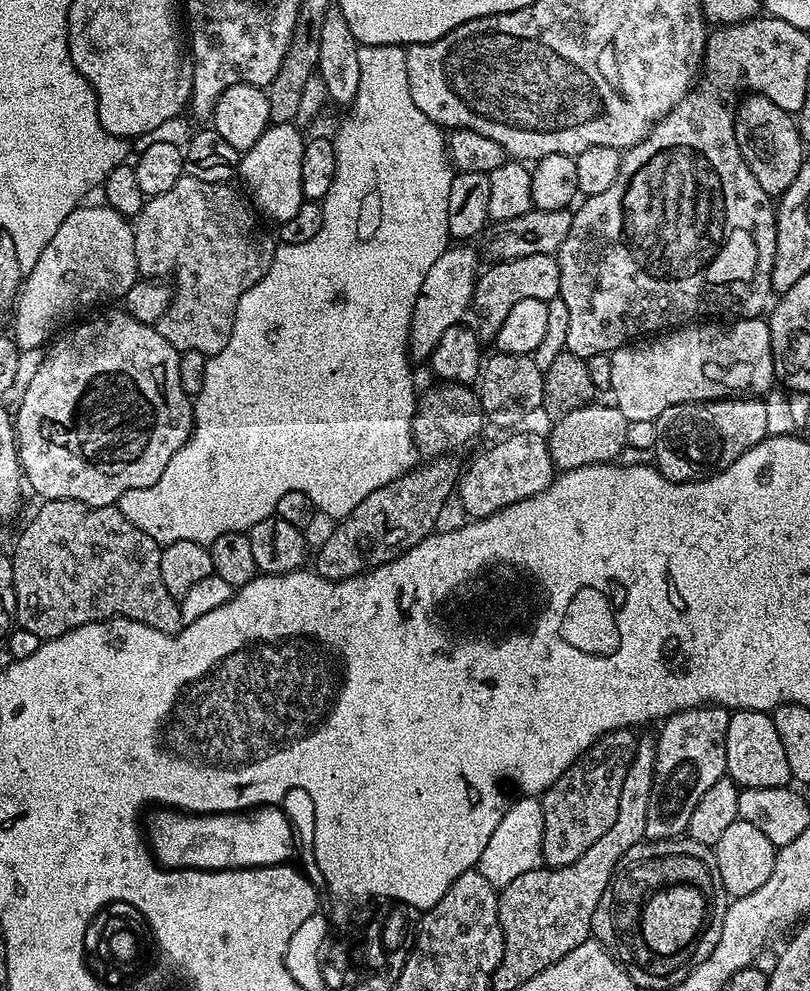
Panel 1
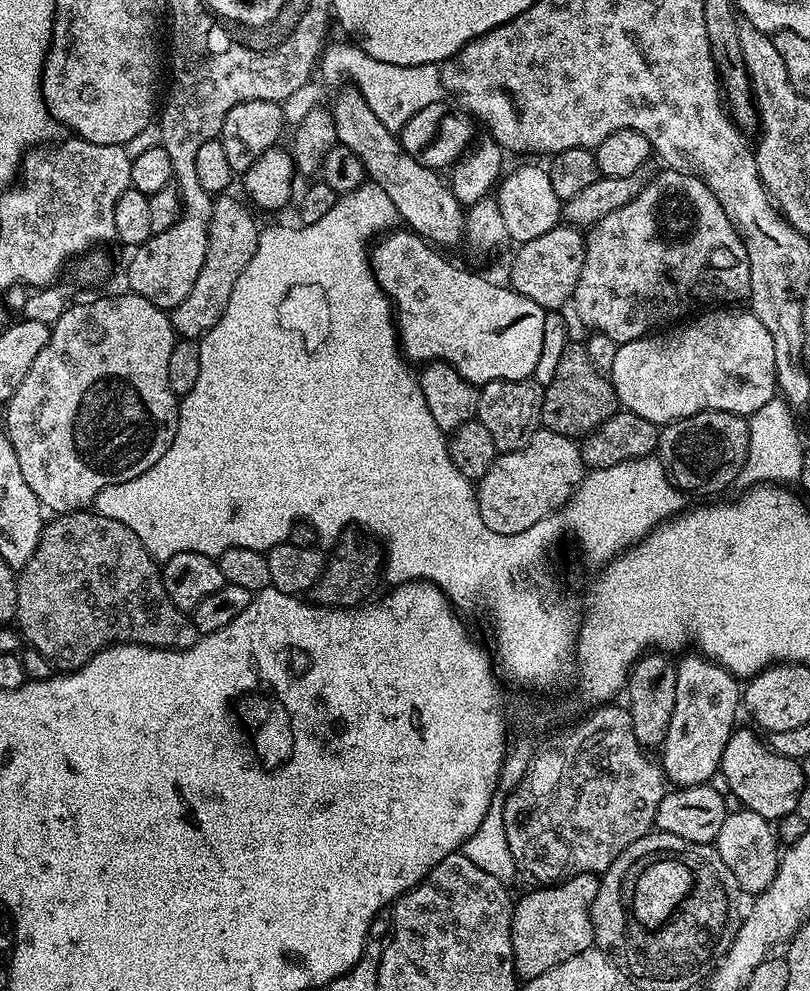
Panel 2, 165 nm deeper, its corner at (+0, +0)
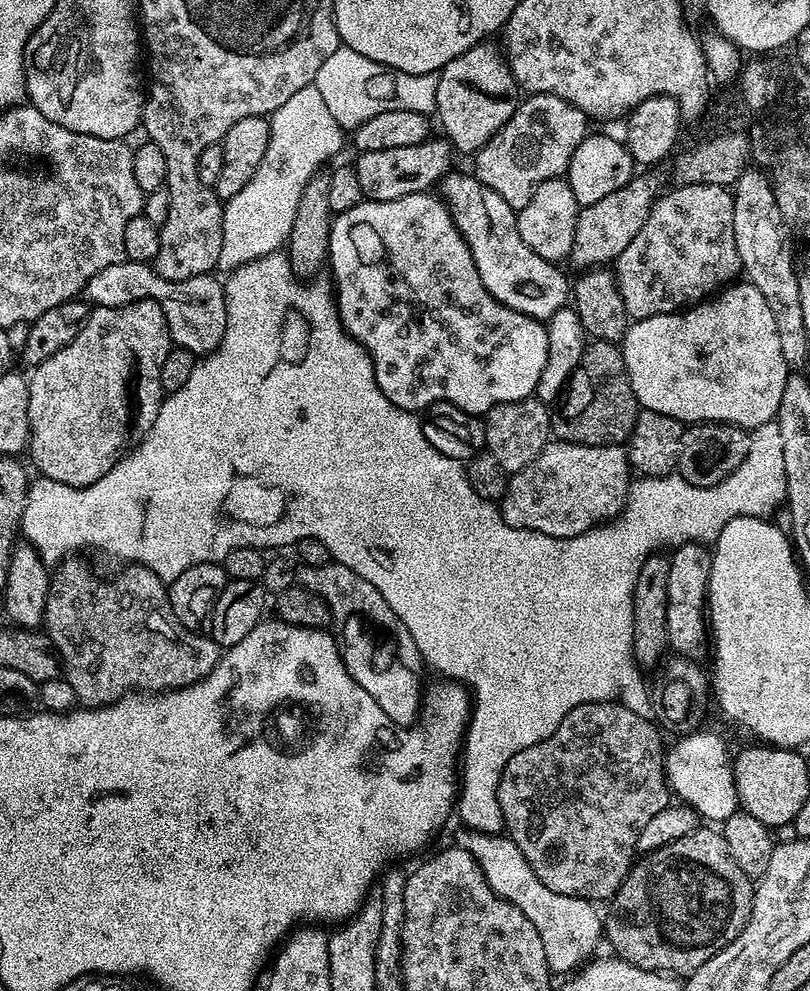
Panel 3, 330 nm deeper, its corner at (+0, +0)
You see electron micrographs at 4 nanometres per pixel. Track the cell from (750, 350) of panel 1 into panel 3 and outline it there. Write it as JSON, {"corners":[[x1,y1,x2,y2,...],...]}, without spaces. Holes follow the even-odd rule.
{"corners":[[747,282,733,283,731,286,715,293,711,298,701,300,700,303,693,304,692,307,679,312,663,312,650,318,632,320,622,341,622,351,628,377,630,378,630,386,634,390,636,402,641,409,666,414,685,425,736,424,739,428,751,430,775,420,776,411,782,402,782,390,786,390,786,382,790,375,790,366,786,362,786,358,782,358,782,342,778,342,778,326,774,326,774,314,770,314,770,306,766,306,766,298,762,298,762,293]]}

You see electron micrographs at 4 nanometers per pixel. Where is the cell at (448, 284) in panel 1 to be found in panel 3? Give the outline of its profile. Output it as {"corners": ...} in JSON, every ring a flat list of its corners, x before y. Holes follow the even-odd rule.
{"corners":[[541,92,529,95,517,103,510,120,475,153,474,175,498,198,506,198,512,208,519,210,530,202,539,184,567,173,574,150,590,134,588,124,589,117,562,98]]}

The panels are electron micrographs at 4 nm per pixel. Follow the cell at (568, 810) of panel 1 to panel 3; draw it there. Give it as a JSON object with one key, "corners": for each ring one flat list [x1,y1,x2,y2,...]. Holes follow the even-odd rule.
{"corners":[[604,700,600,704,583,704,570,710,570,714,562,718,558,730,550,734,550,738,546,738,541,744,521,750,520,753,514,754,514,758,510,758,510,762,506,762,502,770,502,778,498,782,498,802,502,806,504,827,507,835,511,836,512,841,518,846,518,850,526,854,526,862,530,862,534,874,538,874,538,878,542,878,542,882,546,882,550,890,593,902,601,902,600,900,608,902,616,895,622,882,627,878,628,872,632,869,634,857,638,852,636,846,638,834,642,834,646,822,650,822,654,814,662,814,662,810,670,803,668,776,664,772,666,744,660,741,660,736,662,736,661,729,652,720,642,718,642,714,634,714,634,710,626,710,626,706,618,702]]}

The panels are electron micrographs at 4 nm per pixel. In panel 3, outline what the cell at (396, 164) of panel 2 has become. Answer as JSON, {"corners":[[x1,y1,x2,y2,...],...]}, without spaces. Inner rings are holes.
{"corners":[[456,170,449,171,440,181,438,192,452,211,462,238,472,251,482,286,486,286,486,290,490,290,492,297,502,302,502,306,546,322,569,303,570,280,556,269,559,267,553,261,534,254,530,246,522,242,516,221,517,209,512,208,506,198,498,198,498,194,484,187,475,175,459,176]]}

